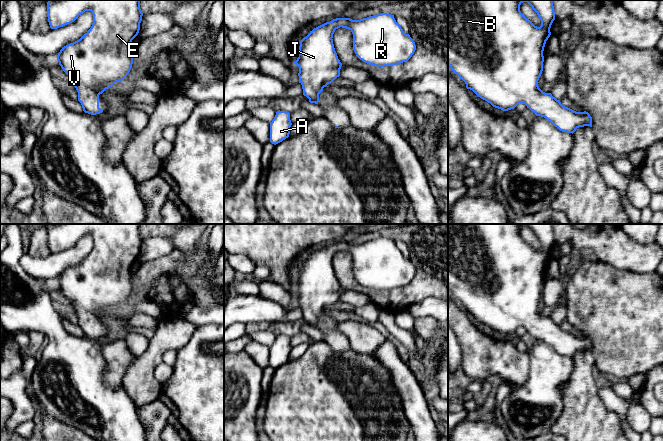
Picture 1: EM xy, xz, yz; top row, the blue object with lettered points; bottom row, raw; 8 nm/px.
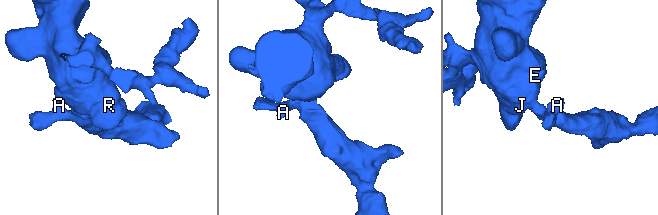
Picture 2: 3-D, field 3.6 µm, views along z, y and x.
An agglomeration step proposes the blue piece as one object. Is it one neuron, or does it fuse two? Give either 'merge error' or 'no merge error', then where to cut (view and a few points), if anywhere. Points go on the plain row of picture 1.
no merge error | no cut

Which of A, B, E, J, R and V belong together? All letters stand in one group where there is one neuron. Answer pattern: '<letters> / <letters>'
A B E J R V

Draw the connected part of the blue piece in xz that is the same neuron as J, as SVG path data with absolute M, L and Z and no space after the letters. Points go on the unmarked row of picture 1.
M381 237L360 244L336 242L316 252L300 265L299 278L294 286L299 291L299 307L303 319L310 327L318 328L323 312L340 300L342 287L338 283L333 268L333 258L338 252L349 253L353 258L353 274L363 286L372 290L384 291L407 286L416 274L416 269L409 258L405 258L396 246L394 239Z

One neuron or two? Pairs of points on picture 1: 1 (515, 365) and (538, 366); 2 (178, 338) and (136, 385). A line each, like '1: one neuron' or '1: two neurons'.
1: two neurons
2: one neuron

